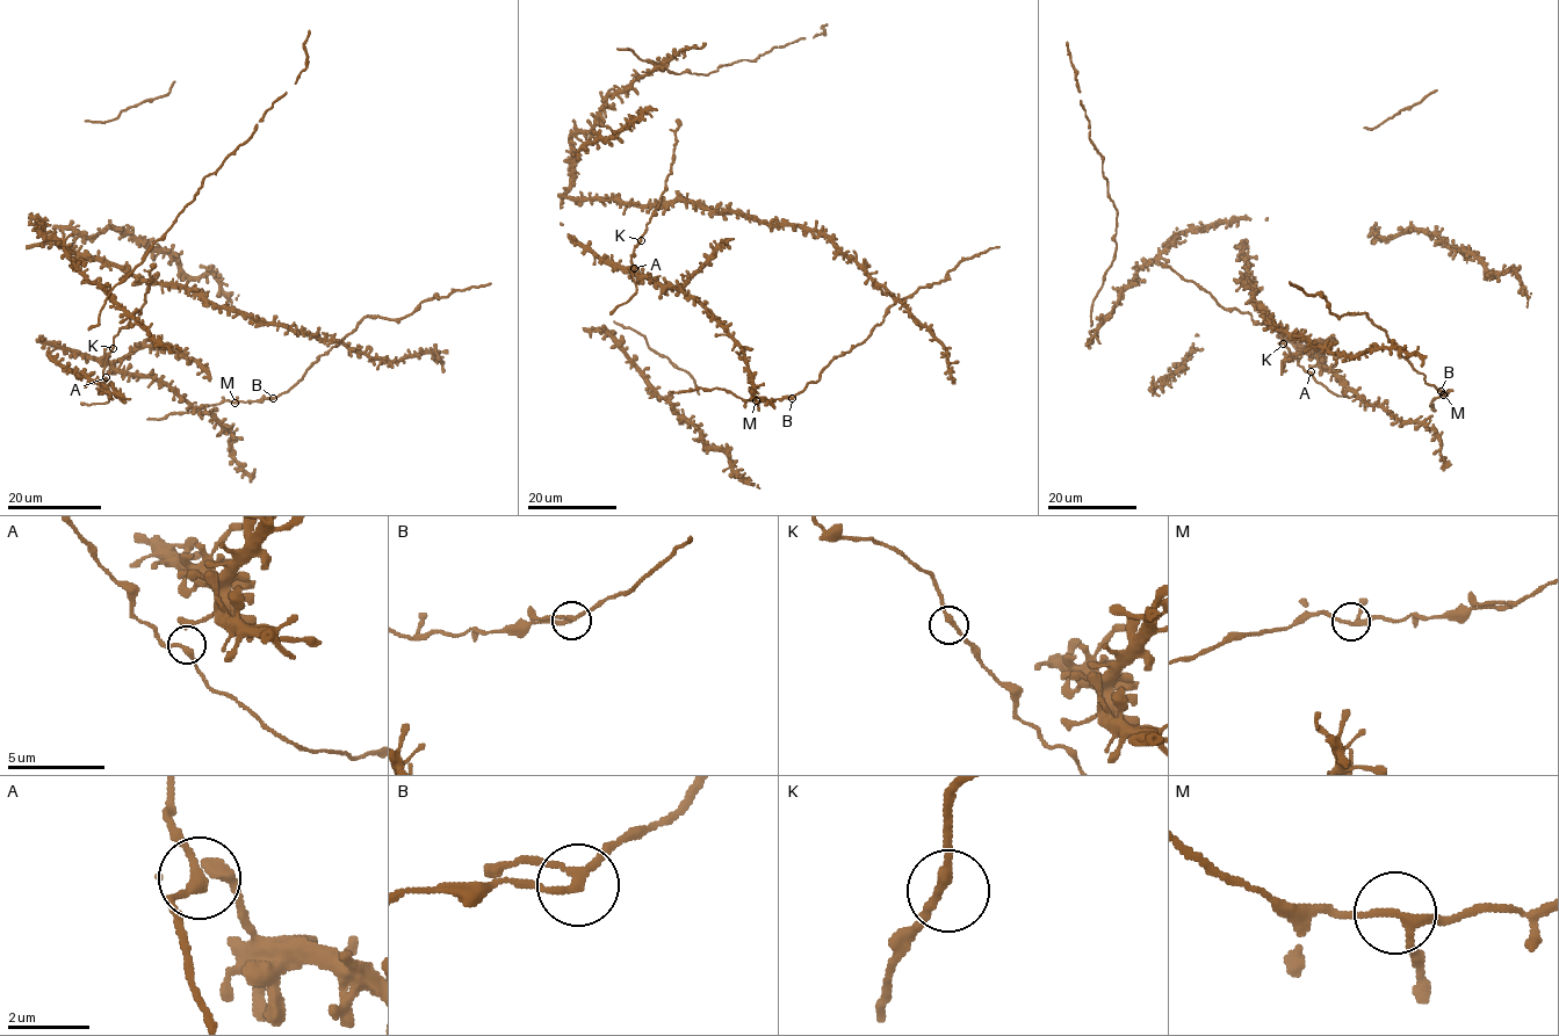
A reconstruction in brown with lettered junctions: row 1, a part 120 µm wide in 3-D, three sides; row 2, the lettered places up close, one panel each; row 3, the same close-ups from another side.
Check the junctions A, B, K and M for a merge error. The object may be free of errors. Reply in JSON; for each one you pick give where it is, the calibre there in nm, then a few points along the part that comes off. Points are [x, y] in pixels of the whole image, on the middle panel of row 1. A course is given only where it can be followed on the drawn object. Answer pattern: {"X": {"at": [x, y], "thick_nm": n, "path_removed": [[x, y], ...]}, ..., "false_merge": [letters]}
{"false_merge": []}

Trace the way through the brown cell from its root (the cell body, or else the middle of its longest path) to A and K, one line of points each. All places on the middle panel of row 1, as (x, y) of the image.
A: (672, 173), (630, 256), (634, 268)
K: (672, 173), (641, 240)

